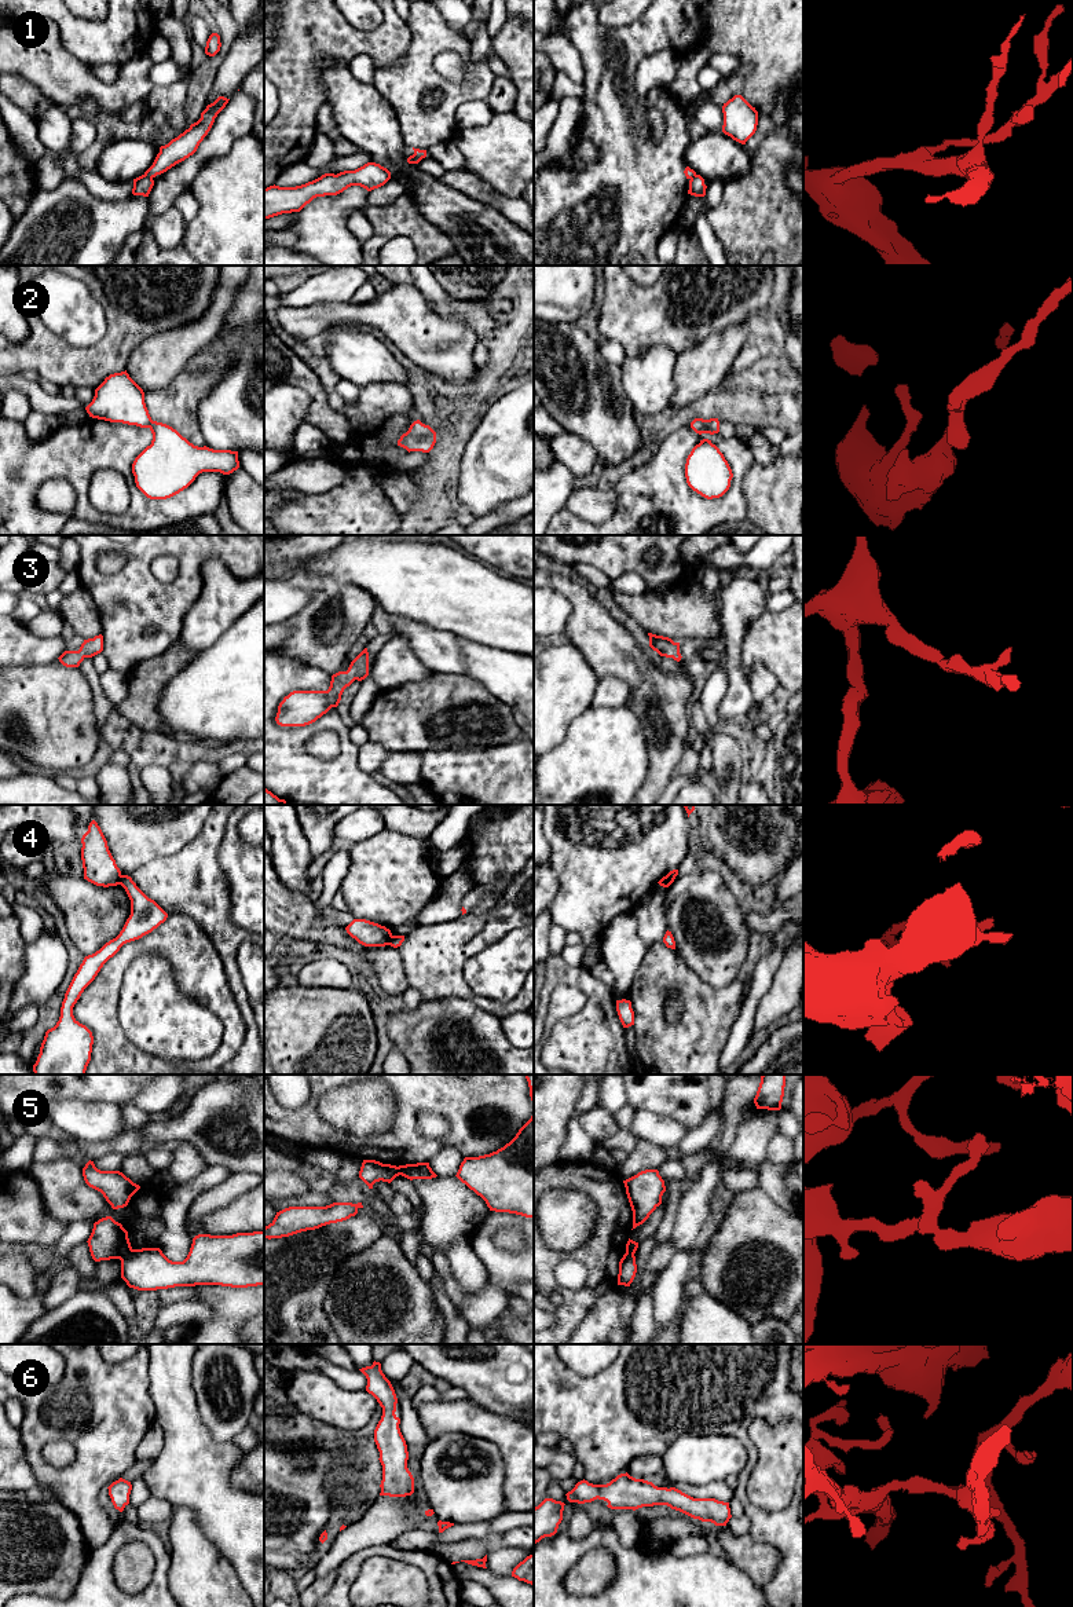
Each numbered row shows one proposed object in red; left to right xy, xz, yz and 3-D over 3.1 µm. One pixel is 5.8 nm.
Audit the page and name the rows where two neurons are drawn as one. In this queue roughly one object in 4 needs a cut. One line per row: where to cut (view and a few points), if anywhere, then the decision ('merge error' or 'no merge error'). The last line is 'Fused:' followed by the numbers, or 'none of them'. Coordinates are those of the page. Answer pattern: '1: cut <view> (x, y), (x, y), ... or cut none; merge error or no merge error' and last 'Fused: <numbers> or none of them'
1: cut xy (143, 175), (152, 178); merge error
2: cut none; no merge error
3: cut none; no merge error
4: cut xy (123, 875), (118, 883); merge error
5: cut xy (131, 1248), (120, 1259); merge error
6: cut none; no merge error
Fused: 1, 4, 5

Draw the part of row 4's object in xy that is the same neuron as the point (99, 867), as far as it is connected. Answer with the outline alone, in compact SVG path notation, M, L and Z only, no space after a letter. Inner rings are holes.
M95 820L88 826L88 831L81 838L81 860L84 879L96 886L120 885L121 871L113 859L107 841Z

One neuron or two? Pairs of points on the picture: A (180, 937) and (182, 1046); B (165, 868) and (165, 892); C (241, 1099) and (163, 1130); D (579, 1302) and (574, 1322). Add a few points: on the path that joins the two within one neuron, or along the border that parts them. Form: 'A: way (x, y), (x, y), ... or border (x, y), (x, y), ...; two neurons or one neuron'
A: border (169, 962), (176, 985), (209, 1010); two neurons
B: way (165, 874), (165, 886); one neuron
C: way (222, 1119), (216, 1124), (182, 1127); one neuron
D: way (577, 1307), (574, 1317); one neuron

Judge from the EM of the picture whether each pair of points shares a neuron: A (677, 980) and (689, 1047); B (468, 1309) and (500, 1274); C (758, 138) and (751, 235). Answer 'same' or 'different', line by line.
A: same
B: different
C: different

